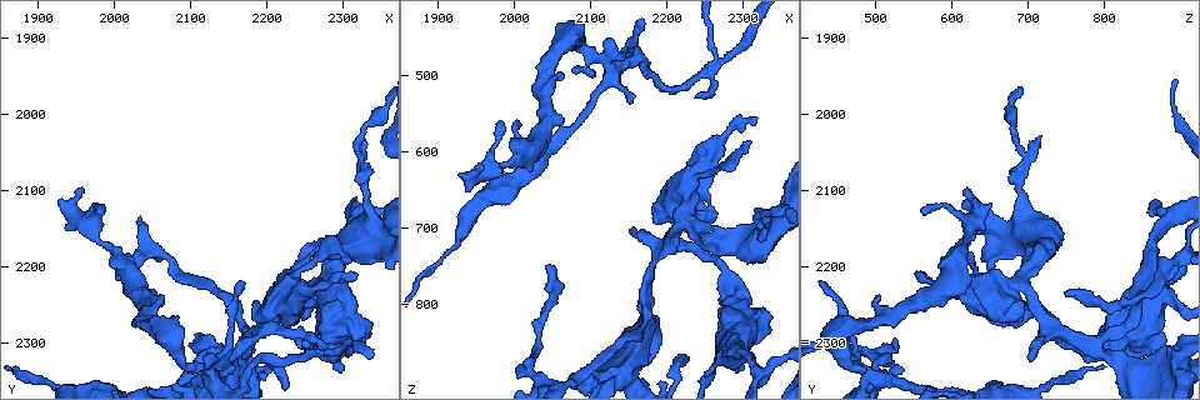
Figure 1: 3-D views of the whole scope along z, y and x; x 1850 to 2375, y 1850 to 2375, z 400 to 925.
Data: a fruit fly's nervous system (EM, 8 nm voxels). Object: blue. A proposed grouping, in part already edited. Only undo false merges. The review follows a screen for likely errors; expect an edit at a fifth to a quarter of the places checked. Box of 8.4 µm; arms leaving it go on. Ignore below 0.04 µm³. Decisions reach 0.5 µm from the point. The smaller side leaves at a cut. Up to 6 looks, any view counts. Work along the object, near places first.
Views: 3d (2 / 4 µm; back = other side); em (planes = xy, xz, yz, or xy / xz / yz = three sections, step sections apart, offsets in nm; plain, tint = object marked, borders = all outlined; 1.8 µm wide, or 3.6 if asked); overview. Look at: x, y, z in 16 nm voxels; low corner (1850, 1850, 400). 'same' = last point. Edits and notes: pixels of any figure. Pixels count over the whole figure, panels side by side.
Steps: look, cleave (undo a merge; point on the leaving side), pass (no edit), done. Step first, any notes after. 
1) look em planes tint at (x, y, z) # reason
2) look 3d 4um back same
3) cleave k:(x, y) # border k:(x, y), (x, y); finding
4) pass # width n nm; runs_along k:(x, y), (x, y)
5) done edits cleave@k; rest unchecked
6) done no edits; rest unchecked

look 3d 4um at (2290, 2290, 810) # thick turns thin

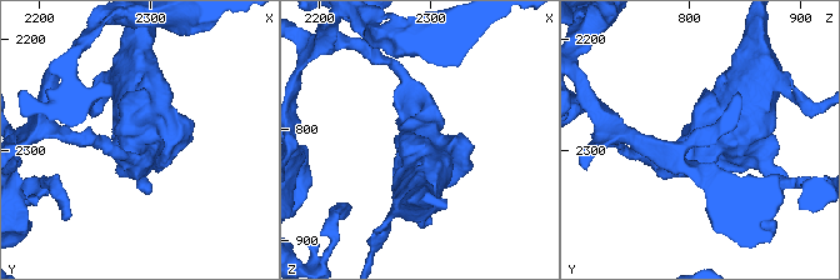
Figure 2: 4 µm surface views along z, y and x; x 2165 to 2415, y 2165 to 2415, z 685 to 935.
look em 3.6um xz step 16 tint same # now the EM

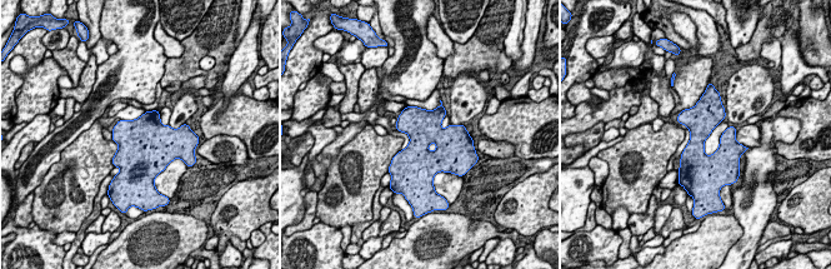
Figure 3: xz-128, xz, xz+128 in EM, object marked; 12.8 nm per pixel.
look em 3.6um planes tint same

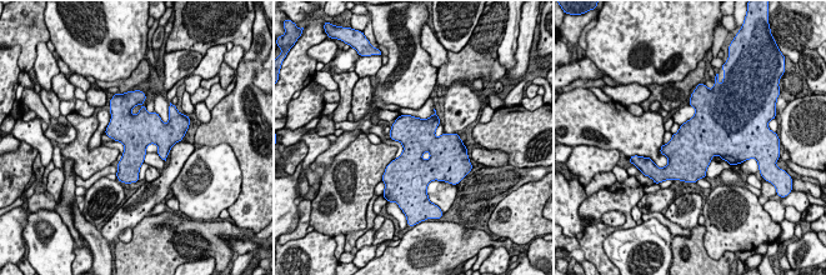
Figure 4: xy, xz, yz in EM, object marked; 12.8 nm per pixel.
pass # one neuron here

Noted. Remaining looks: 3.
look 3d 4um at (2175, 2310, 790) # a fork

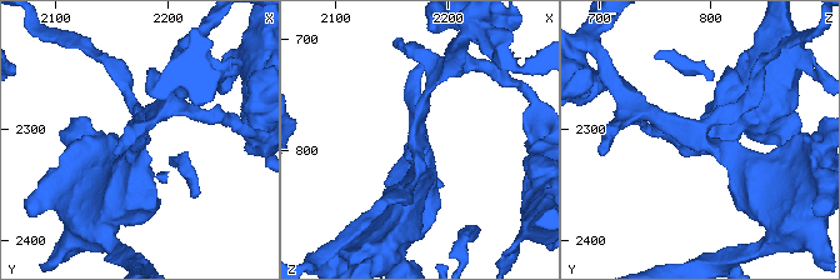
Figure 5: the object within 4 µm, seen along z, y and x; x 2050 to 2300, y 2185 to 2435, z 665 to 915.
look em 3.6um planes plain at (2176, 2310, 792) # arms 3; shape alone is not enough

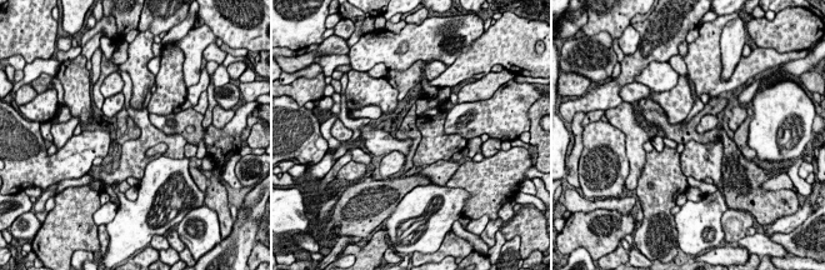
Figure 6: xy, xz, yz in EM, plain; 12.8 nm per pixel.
look em 3.6um planes tint same # with the object marked

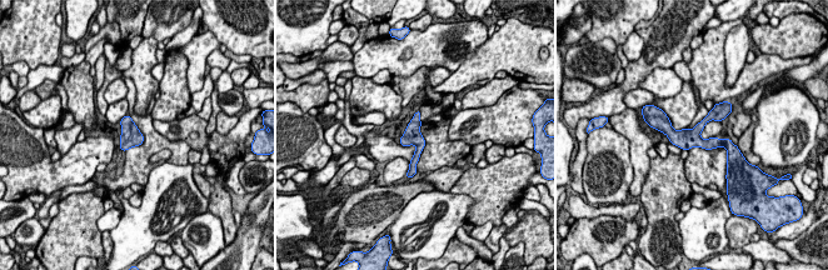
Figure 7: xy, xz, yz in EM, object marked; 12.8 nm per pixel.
pass # runs_along 7:(662, 128), (677, 138), (731, 146); all the same neuron

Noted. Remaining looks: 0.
done no edits; rest unchecked

